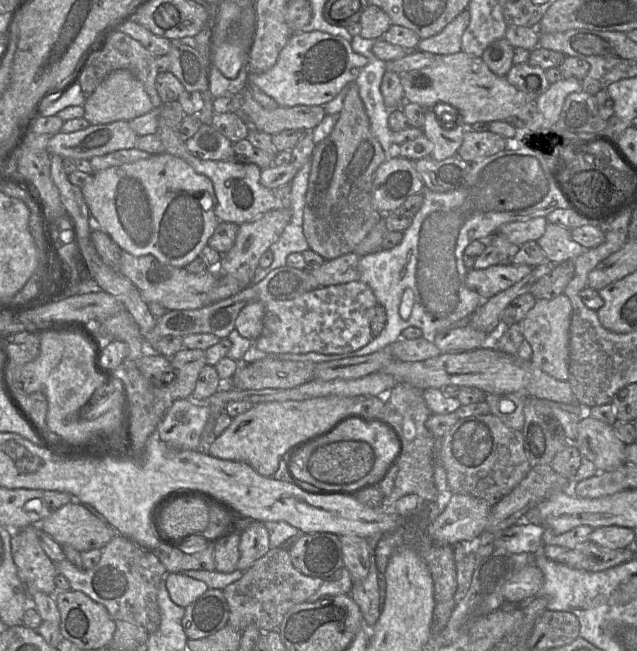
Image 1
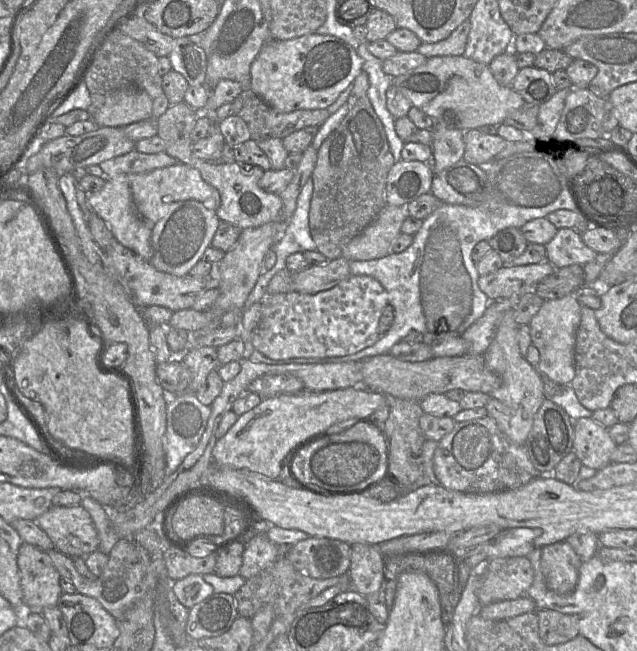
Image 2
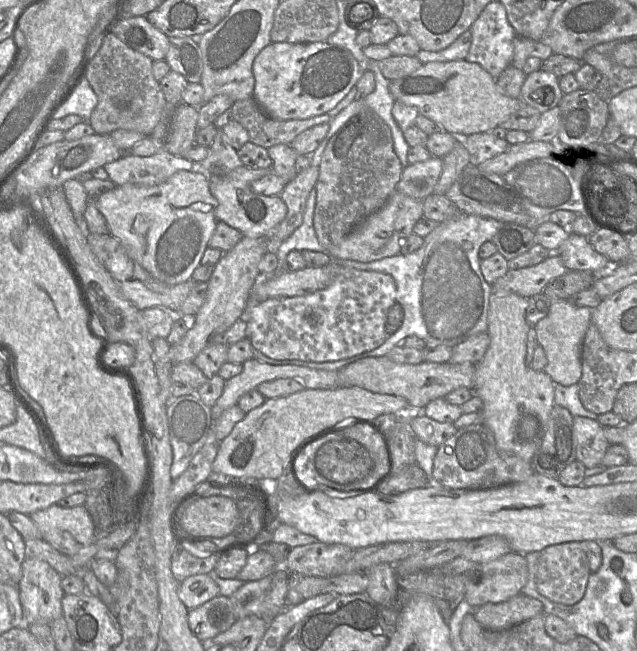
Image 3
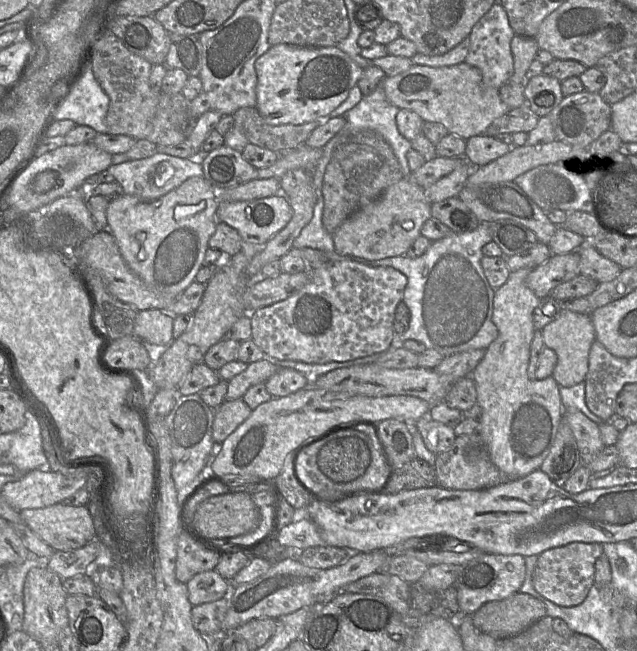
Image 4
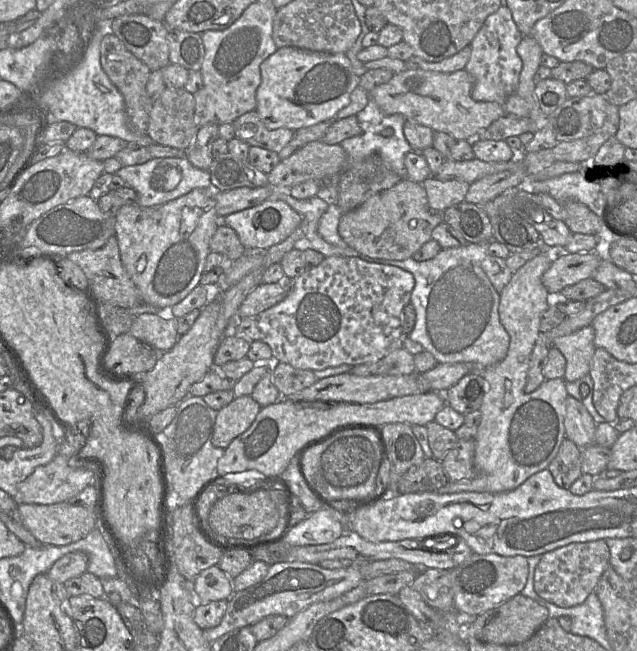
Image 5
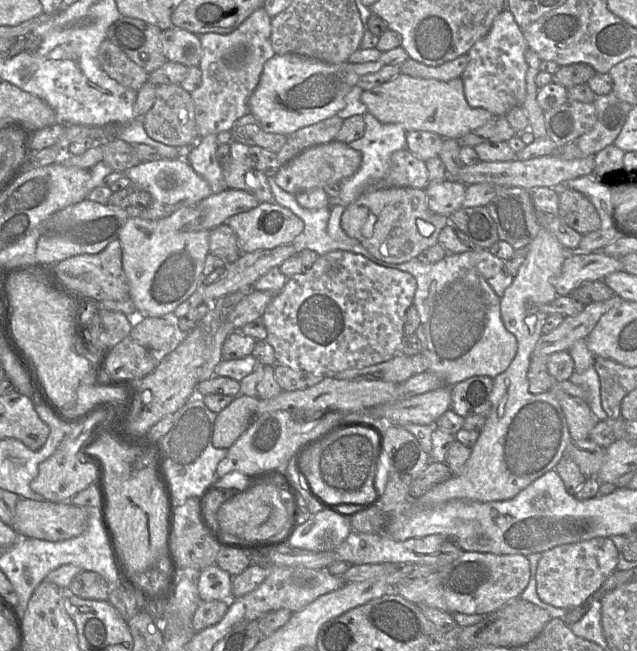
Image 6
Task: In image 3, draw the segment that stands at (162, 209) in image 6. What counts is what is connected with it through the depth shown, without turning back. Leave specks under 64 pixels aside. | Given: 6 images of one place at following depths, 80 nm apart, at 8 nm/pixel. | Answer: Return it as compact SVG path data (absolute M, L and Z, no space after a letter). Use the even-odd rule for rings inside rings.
M165 149L149 157L128 155L103 166L116 186L134 184L155 186L166 181L179 170L199 172L199 164Z

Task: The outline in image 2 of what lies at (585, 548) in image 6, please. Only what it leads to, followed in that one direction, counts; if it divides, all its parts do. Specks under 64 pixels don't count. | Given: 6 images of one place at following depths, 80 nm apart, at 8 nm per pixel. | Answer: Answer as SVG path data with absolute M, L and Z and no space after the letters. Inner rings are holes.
M566 541L540 549L541 570L547 588L560 596L572 593L578 583L581 558Z

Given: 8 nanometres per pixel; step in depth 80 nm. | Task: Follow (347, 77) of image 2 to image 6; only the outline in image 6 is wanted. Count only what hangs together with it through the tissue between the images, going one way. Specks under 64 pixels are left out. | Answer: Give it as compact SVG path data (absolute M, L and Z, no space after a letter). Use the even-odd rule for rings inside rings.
M275 54L265 62L248 107L265 132L288 136L303 127L337 115L345 107L346 95L350 90L343 65L330 64L299 54Z

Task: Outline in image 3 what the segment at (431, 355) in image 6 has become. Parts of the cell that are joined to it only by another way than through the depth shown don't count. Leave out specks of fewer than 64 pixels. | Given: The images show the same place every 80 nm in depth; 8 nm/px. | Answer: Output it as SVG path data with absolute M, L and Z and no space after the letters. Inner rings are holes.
M461 213L458 216L439 223L426 237L422 246L411 254L397 254L372 262L358 262L343 260L341 267L354 268L364 271L375 271L389 274L396 285L396 303L404 310L404 320L401 327L390 335L378 348L363 352L347 359L355 362L366 357L380 357L401 343L406 337L417 336L422 338L430 347L448 346L454 348L469 337L486 333L488 330L488 312L490 307L491 285L484 279L480 269L481 259L479 248L487 241L491 241L503 222L491 218Z

